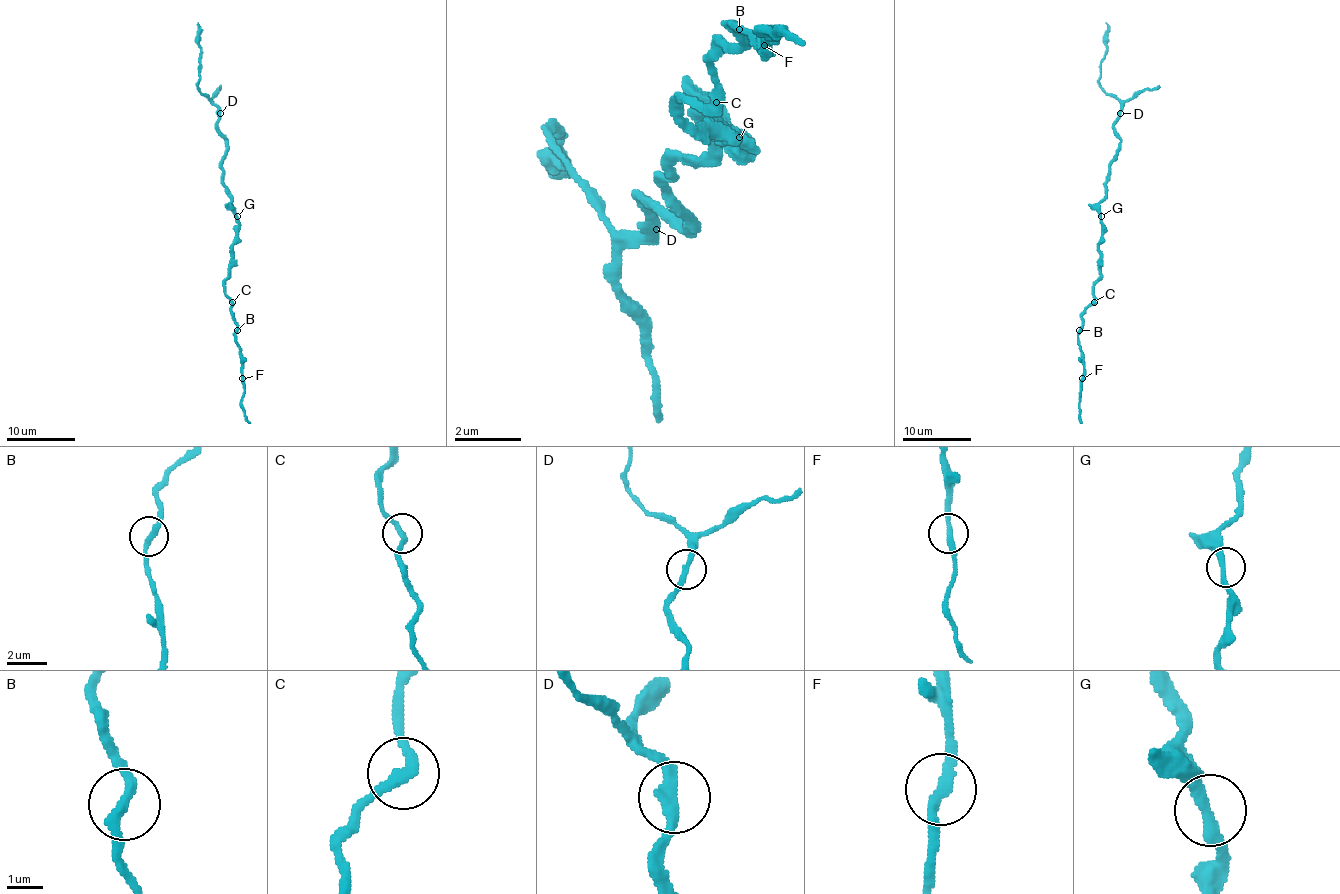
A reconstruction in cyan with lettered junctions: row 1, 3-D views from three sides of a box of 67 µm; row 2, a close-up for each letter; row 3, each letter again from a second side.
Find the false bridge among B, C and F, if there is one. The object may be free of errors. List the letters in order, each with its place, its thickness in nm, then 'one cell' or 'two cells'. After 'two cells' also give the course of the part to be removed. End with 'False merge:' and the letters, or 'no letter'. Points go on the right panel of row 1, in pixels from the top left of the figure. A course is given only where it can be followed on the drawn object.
B: at (1079, 330); 280 nm thick; one cell
C: at (1094, 302); 300 nm thick; one cell
F: at (1082, 378); 280 nm thick; one cell
False merge: no letter

